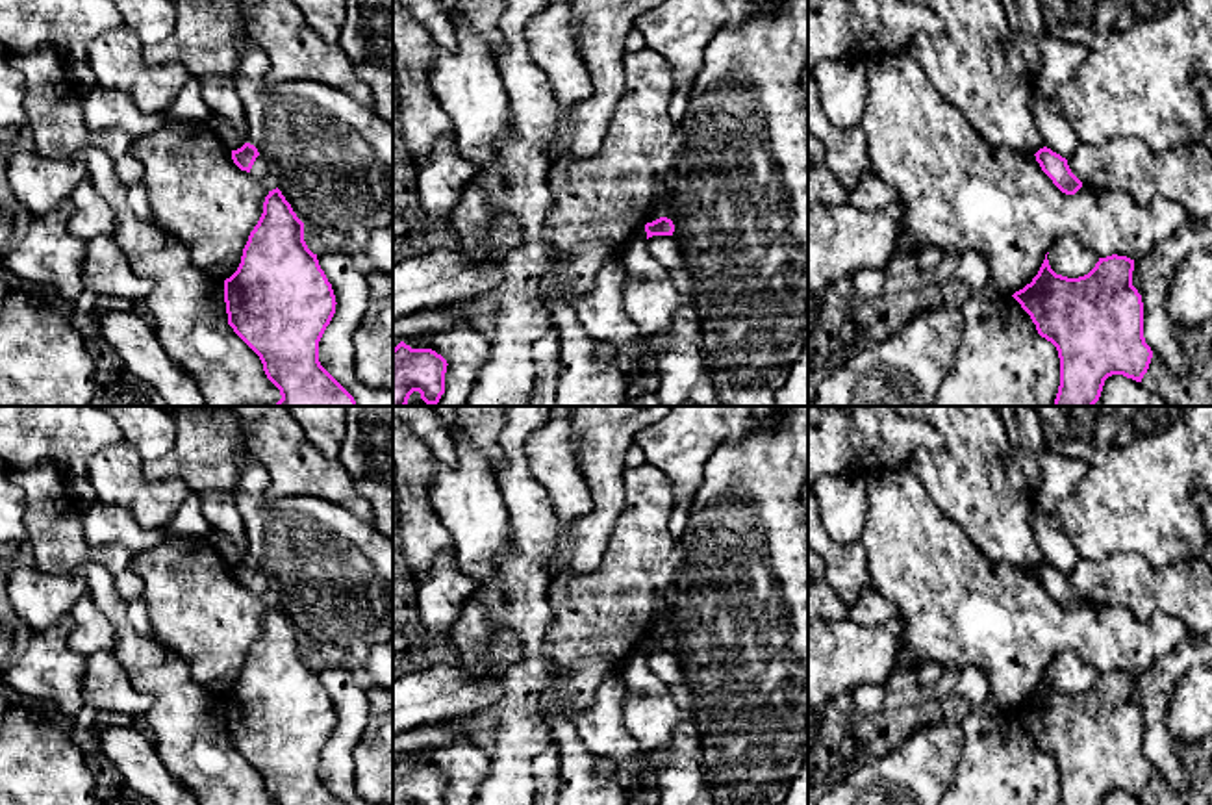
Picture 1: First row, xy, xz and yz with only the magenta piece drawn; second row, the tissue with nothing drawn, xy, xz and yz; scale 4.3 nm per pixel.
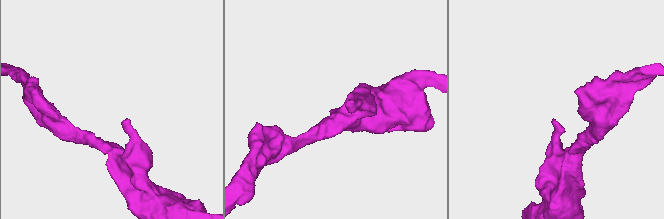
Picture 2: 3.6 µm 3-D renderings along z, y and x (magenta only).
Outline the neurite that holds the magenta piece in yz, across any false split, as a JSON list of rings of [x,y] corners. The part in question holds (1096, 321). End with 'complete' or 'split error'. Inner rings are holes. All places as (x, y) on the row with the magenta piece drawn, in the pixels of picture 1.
[[[1127,256],[1099,258],[1095,267],[1079,278],[1056,275],[1047,260],[1023,289],[1012,297],[1030,315],[1042,338],[1051,341],[1060,358],[1060,386],[1053,406],[1093,406],[1105,380],[1123,375],[1142,382],[1153,351],[1143,338],[1143,302],[1132,286],[1134,260]]]; complete

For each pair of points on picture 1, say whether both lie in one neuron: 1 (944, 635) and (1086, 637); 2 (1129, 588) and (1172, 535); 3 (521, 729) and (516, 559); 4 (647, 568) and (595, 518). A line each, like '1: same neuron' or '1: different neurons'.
1: same neuron
2: different neurons
3: same neuron
4: different neurons

